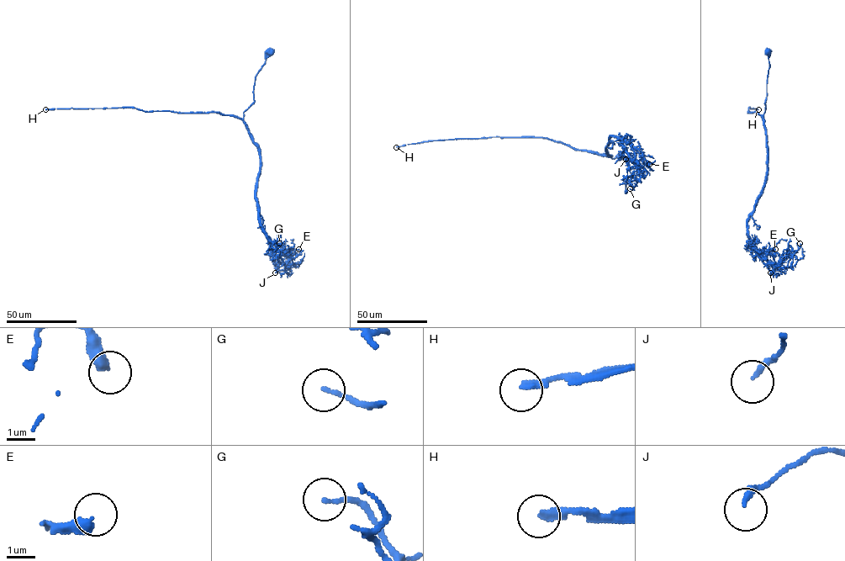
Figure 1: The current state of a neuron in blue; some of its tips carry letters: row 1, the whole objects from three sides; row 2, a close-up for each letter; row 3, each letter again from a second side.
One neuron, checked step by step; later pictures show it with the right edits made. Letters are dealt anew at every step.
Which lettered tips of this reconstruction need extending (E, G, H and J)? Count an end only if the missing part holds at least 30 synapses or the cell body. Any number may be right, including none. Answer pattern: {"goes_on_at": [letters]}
{"goes_on_at": ["H"]}

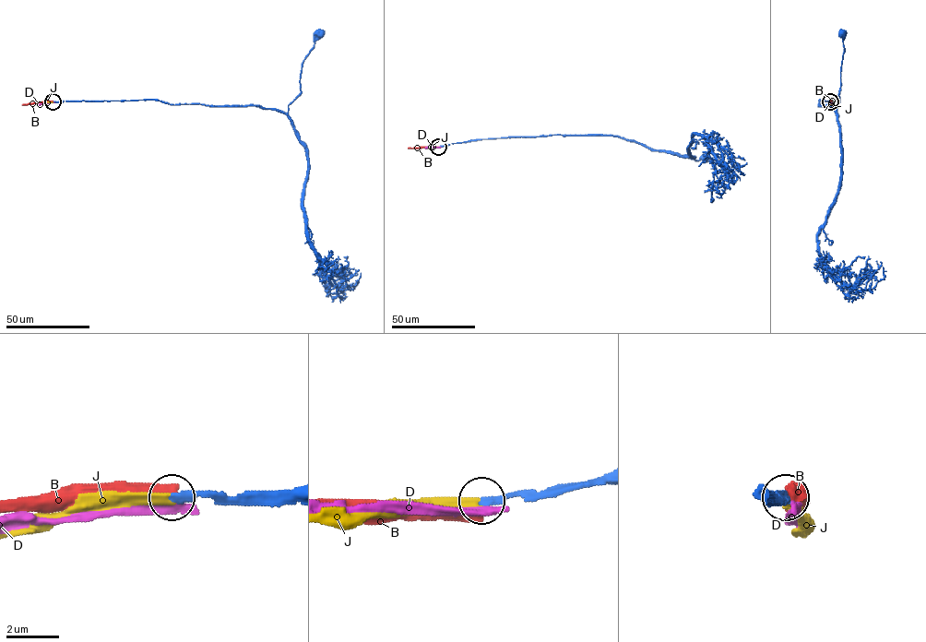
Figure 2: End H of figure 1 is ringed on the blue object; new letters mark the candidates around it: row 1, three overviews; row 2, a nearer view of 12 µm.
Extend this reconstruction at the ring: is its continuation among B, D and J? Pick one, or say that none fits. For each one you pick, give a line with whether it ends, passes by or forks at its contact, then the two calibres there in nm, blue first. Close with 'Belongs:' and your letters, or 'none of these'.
J: it ends; calibres 280 and 280 nm
Belongs: J

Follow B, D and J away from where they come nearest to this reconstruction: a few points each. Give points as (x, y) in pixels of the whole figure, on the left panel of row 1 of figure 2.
B: (53, 101), (22, 105)
D: (53, 101), (39, 104)
J: (53, 101), (41, 104)

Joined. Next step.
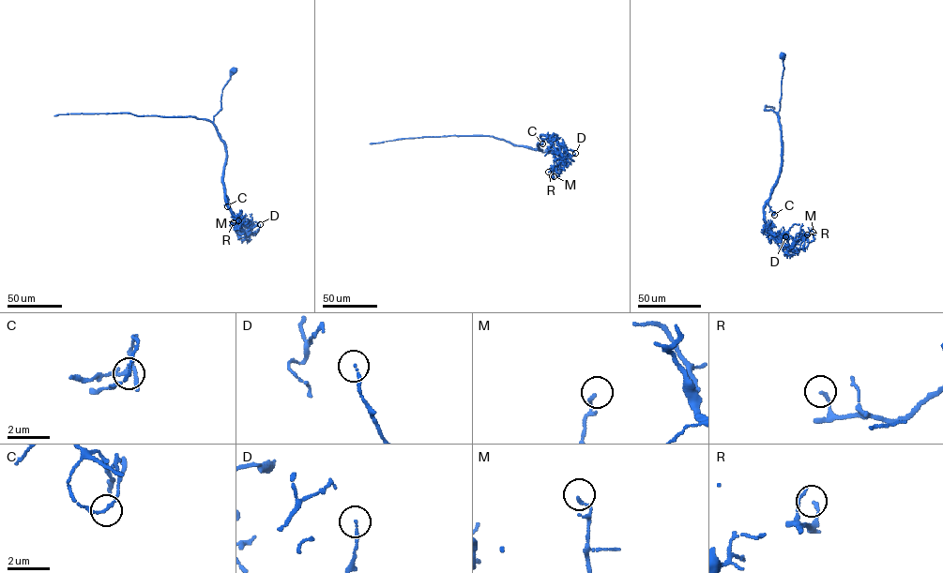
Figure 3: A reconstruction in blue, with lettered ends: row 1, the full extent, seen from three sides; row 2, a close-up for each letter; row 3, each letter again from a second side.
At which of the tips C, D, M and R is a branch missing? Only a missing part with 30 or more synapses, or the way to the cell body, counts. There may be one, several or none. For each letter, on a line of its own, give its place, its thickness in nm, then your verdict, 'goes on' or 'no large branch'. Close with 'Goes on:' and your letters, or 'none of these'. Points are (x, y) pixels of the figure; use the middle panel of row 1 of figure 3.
C: (542, 143) | 110 nm | no large branch
D: (575, 153) | 150 nm | no large branch
M: (554, 176) | 130 nm | no large branch
R: (548, 172) | 140 nm | no large branch
Goes on: none of these

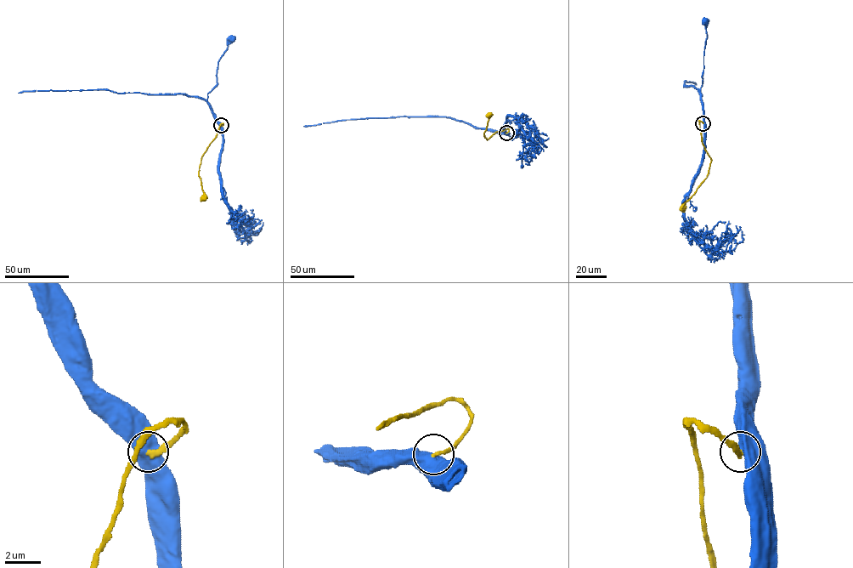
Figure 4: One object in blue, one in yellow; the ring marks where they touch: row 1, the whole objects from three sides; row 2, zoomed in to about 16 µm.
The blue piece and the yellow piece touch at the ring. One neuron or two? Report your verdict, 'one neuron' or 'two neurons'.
two neurons

